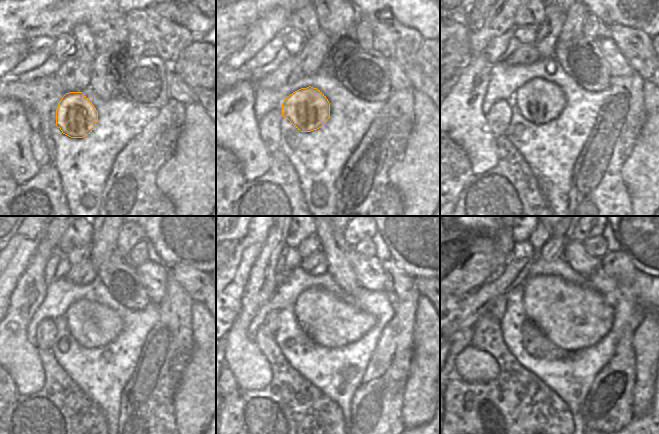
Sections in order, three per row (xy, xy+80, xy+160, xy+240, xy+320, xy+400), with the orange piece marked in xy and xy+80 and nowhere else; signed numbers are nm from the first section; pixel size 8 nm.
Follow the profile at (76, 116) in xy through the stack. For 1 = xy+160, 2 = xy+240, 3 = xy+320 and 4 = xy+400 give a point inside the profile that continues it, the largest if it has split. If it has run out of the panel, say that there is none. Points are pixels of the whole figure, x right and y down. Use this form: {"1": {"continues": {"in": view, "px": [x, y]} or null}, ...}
{"1": {"continues": {"in": "xy+160", "px": [538, 101]}}, "2": {"continues": {"in": "xy+240", "px": [91, 324]}}, "3": {"continues": {"in": "xy+320", "px": [329, 321]}}, "4": {"continues": {"in": "xy+400", "px": [573, 317]}}}

